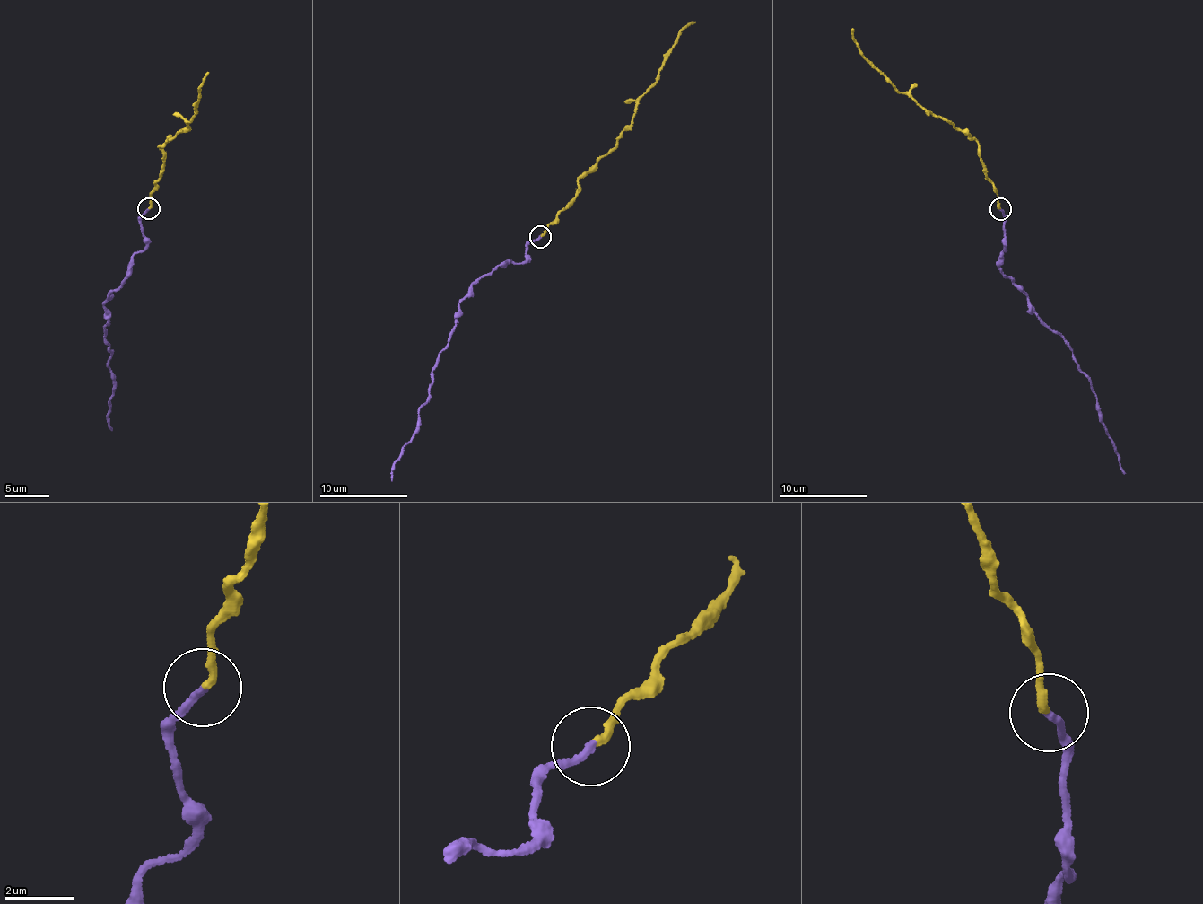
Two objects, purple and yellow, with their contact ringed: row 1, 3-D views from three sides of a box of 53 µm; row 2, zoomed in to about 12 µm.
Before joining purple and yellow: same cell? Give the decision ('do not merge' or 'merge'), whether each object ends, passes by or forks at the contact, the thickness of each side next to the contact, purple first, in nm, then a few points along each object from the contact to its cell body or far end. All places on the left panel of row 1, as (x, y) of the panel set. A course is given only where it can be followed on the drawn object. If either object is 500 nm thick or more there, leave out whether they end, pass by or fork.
do not merge; purple ends there; yellow ends there; 200 nm thick on the purple side, 240 nm on the other; purple runs (148, 208), (140, 221), (146, 246), (133, 256), (123, 285), (102, 305), (109, 322), (104, 333), (113, 429); yellow runs (148, 208), (163, 163), (161, 146), (187, 127), (185, 121), (191, 119), (196, 109), (202, 78), (209, 72)

